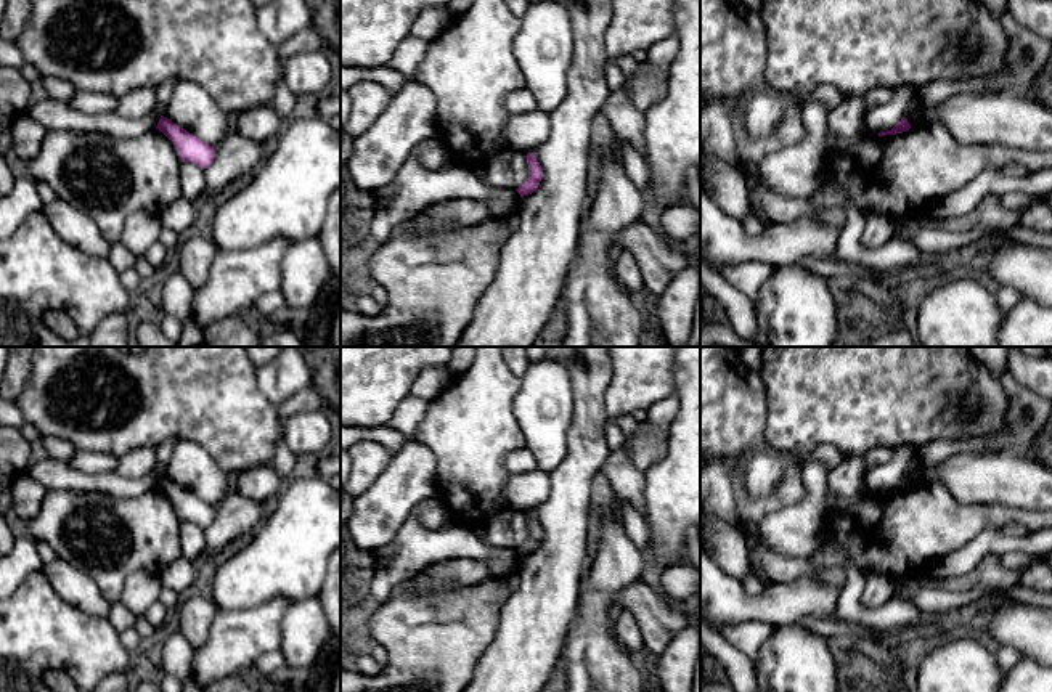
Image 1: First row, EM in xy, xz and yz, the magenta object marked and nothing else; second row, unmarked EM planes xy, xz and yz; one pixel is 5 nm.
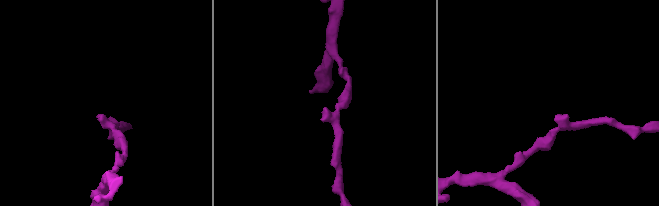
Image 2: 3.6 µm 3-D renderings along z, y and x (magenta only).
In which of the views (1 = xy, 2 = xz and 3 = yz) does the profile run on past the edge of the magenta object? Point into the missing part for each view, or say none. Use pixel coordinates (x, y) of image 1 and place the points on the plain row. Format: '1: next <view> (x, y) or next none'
1: next none
2: next none
3: next none

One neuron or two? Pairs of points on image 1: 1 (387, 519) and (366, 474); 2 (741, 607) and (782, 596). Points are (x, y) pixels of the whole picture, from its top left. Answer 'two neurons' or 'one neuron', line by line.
1: two neurons
2: one neuron

